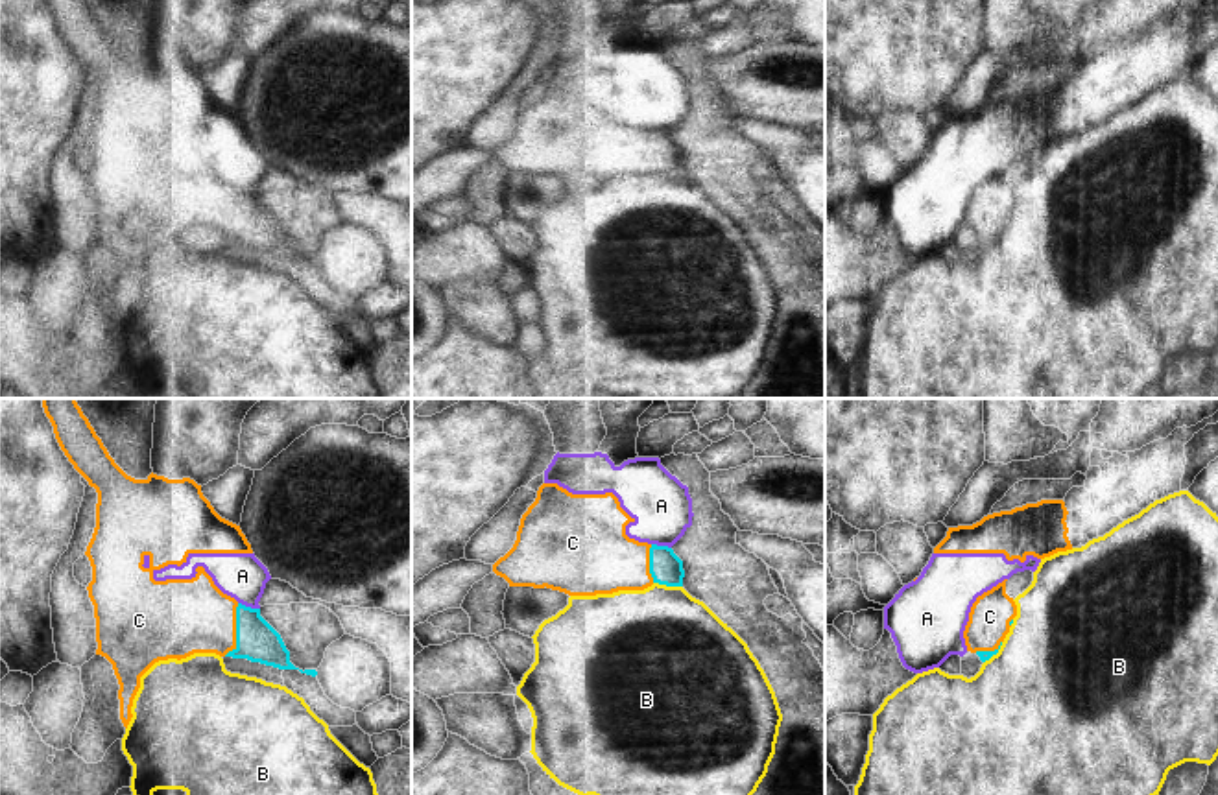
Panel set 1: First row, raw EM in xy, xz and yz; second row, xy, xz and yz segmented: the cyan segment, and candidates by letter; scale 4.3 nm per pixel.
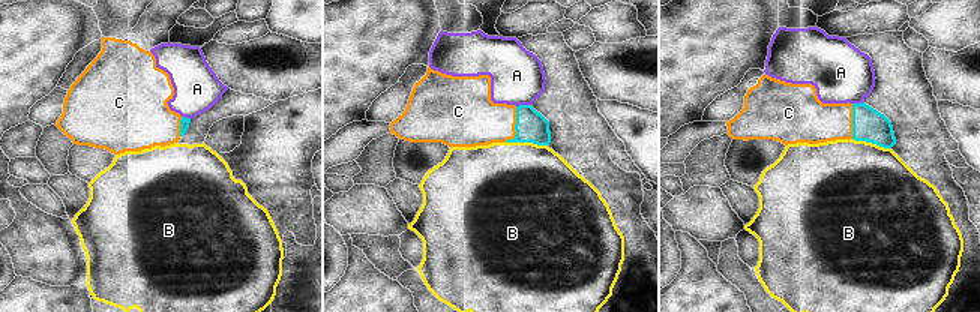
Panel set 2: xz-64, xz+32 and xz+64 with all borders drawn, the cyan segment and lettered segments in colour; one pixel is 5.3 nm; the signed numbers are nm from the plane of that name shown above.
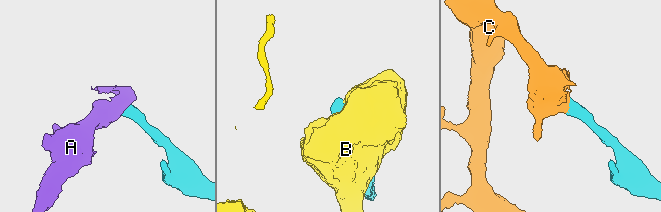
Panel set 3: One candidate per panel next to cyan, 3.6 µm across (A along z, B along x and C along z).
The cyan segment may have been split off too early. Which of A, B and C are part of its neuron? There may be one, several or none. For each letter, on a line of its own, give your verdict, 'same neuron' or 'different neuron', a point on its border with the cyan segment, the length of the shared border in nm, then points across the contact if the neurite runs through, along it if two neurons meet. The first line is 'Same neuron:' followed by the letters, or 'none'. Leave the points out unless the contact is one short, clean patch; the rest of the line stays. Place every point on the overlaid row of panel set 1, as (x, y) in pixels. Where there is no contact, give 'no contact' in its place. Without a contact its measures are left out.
Same neuron: C
A: different neuron; contact xy (250, 607); length 100 nm; border xy (238, 602), (259, 609)
B: different neuron; contact xz (668, 585); length 130 nm
C: same neuron; contact xy (237, 631); length 240 nm; way xy (257, 640), (237, 631), (198, 617), (181, 617)

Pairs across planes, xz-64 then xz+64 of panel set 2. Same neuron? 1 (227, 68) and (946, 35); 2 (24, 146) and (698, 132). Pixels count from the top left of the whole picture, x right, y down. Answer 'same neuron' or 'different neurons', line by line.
1: different neurons
2: same neuron

